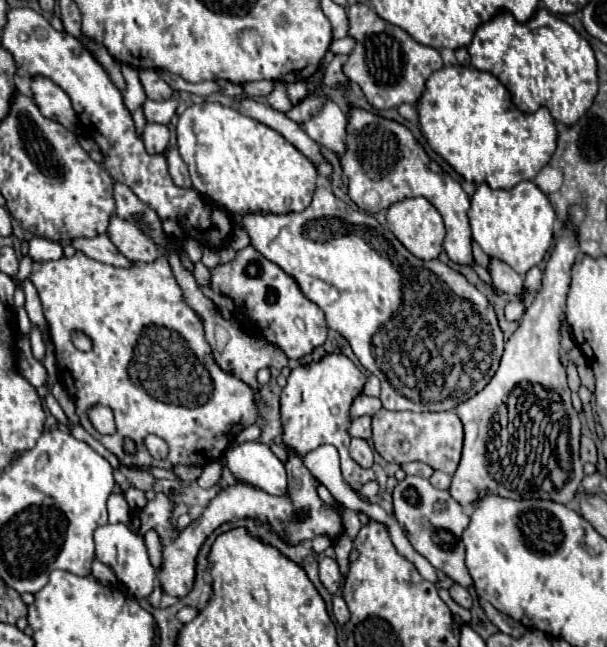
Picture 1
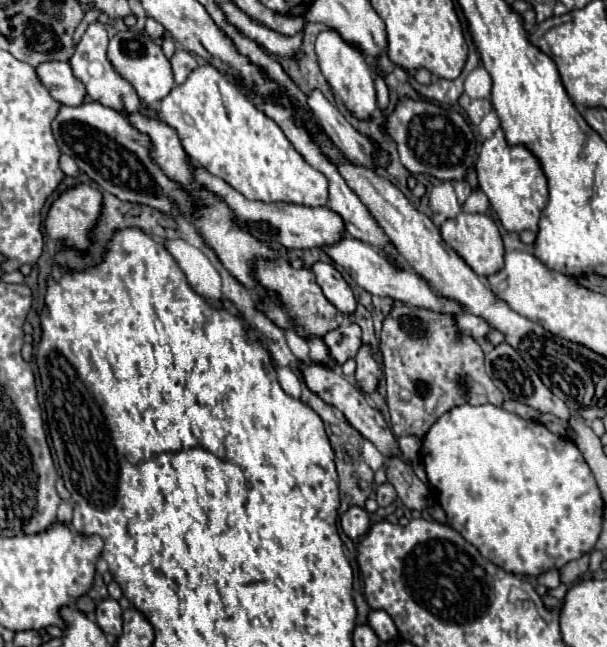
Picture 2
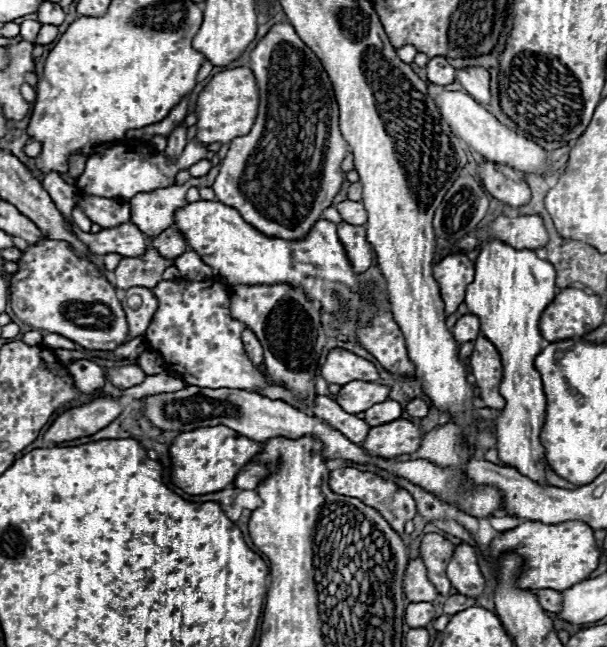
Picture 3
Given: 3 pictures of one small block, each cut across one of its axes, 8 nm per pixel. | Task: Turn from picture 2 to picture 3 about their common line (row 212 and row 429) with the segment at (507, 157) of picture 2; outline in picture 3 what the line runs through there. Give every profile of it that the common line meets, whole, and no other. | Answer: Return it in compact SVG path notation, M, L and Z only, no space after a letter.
M490 238L480 248L474 282L466 288L468 310L480 318L480 328L498 348L504 366L500 394L506 400L506 408L496 418L500 460L540 484L546 484L546 458L540 444L540 430L546 416L546 396L540 374L534 368L534 358L542 350L542 334L538 330L540 314L556 296L554 280L554 266L548 260L538 258L534 250L516 250L498 238Z

